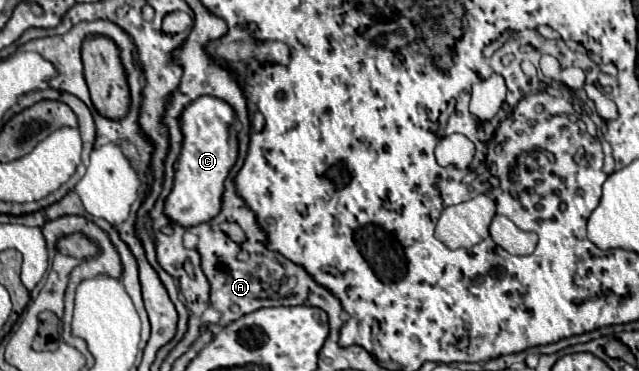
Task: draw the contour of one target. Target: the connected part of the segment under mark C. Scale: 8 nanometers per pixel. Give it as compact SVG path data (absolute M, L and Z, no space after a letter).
M199 96L187 104L179 116L179 126L183 134L181 154L175 160L173 188L165 198L165 216L183 226L191 228L209 222L221 210L223 182L237 160L237 136L231 130L233 110L223 100L213 96Z

